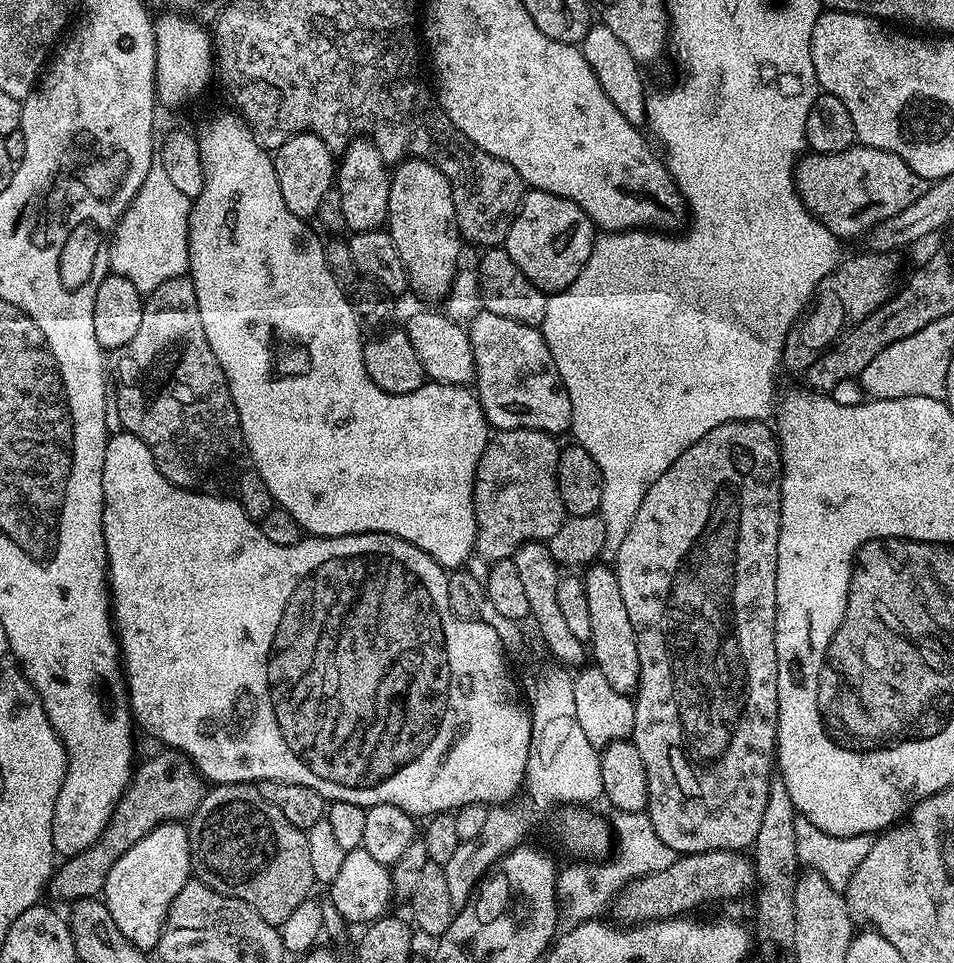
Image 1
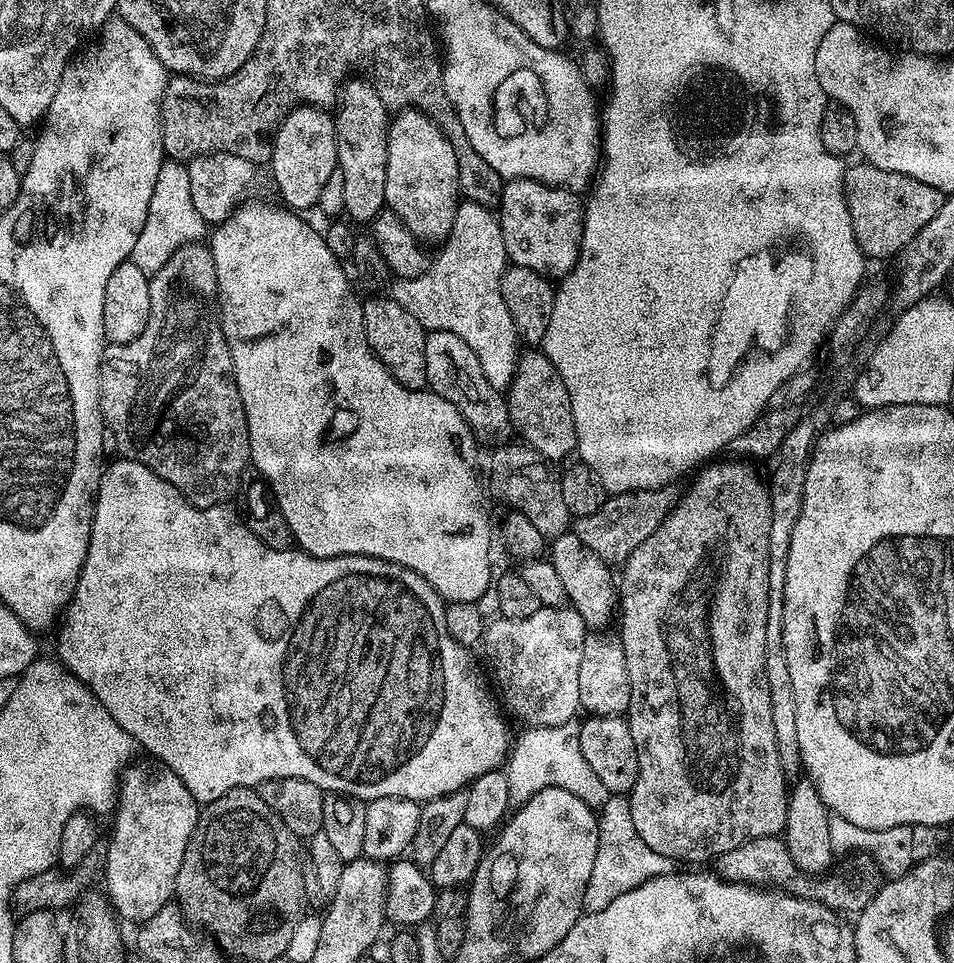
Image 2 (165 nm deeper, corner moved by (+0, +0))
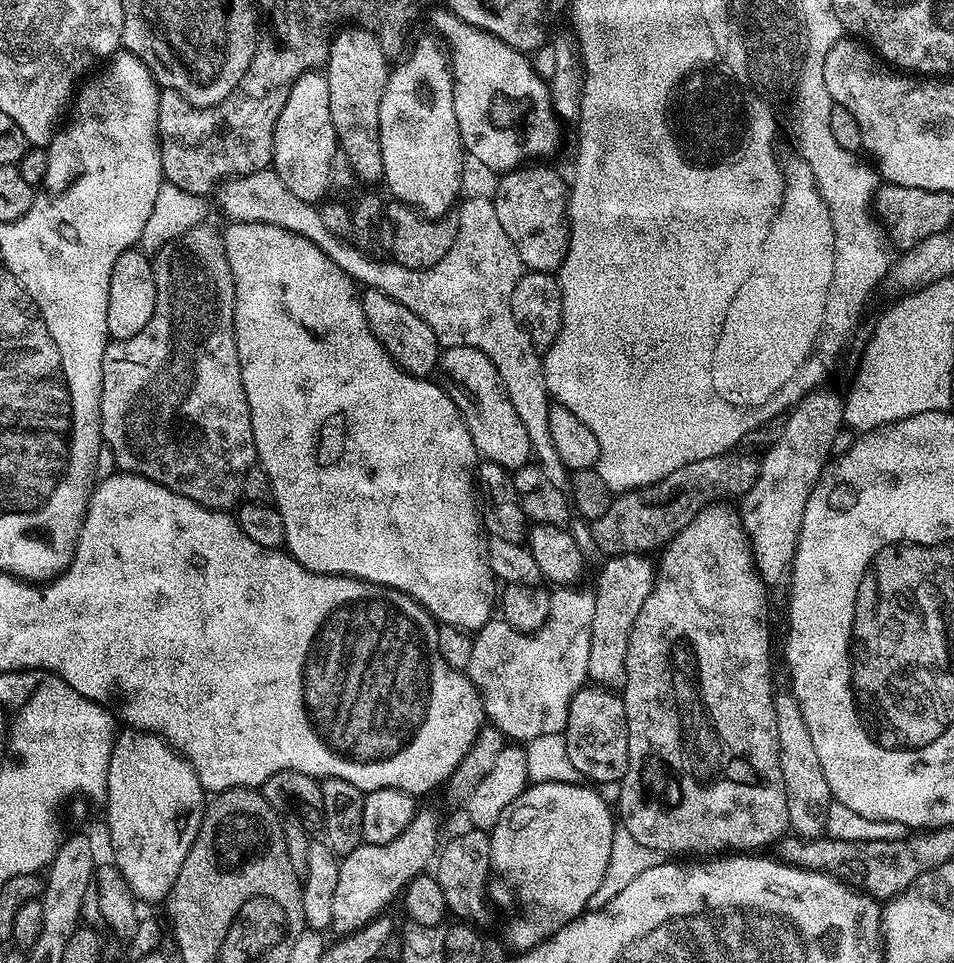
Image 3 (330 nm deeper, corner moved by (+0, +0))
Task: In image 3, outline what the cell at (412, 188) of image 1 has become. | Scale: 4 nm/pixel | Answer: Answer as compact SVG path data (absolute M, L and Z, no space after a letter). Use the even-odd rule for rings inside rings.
M435 35L432 36L420 36L416 41L413 39L406 55L399 61L401 64L397 68L395 65L389 71L380 107L380 141L384 167L383 183L388 184L389 190L396 195L393 197L399 203L408 204L429 218L439 218L449 215L457 203L456 195L460 192L460 179L464 176L466 153L464 143L460 141L458 118L454 114L450 56L445 45Z

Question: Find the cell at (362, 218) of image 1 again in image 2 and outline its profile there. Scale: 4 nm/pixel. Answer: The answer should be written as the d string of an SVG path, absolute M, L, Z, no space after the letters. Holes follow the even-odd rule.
M349 79L338 93L340 113L335 113L336 162L343 173L344 212L356 220L375 221L385 211L388 125L390 109L378 98L367 79Z

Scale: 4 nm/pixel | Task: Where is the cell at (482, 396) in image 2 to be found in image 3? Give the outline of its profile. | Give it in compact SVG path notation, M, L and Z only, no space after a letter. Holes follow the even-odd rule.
M470 346L443 349L438 376L441 376L444 393L459 410L477 453L483 459L509 470L519 470L533 459L530 434L526 434L526 426L522 426L522 418L518 418L514 402L506 394L502 378L498 370L494 370L494 362L490 362L482 350L474 350Z

